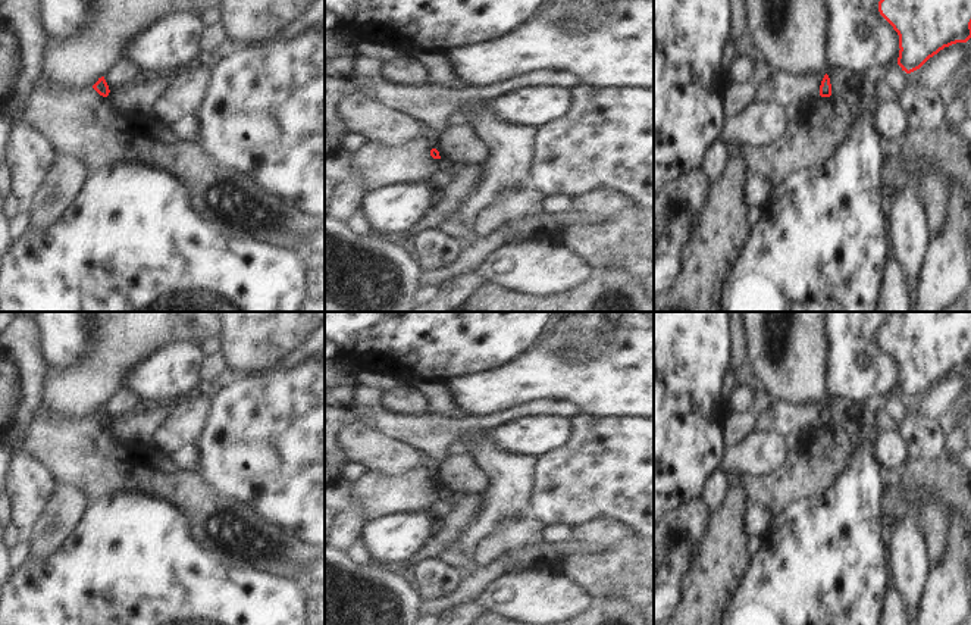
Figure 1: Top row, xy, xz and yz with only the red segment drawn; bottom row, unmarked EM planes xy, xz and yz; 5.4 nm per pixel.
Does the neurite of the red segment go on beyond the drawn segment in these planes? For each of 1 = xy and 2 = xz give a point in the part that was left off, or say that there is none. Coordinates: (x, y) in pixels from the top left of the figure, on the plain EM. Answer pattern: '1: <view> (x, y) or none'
1: none
2: none

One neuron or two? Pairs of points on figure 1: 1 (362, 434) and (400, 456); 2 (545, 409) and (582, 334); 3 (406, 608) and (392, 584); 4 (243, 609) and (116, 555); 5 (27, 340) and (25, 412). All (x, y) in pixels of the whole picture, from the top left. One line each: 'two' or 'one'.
1: one
2: two
3: one
4: one
5: one

